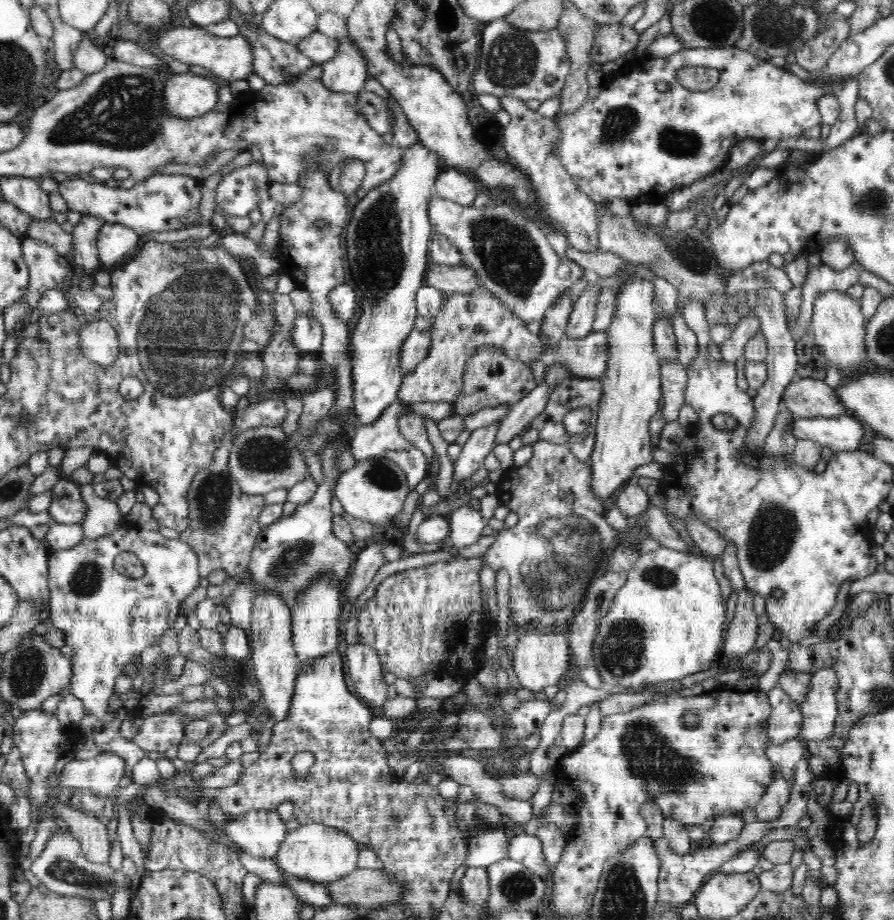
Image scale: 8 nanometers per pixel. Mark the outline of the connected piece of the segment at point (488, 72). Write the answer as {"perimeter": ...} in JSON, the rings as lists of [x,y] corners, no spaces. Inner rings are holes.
{"perimeter":[[[502,17],[486,23],[481,36],[479,67],[472,78],[472,86],[478,95],[489,94],[500,99],[512,97],[524,103],[528,100],[543,103],[561,97],[571,64],[566,43],[557,28],[521,32]]]}

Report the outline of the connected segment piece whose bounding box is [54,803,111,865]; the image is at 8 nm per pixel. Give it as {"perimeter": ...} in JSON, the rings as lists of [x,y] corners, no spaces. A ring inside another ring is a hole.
{"perimeter":[[[57,803],[54,816],[67,822],[74,838],[79,840],[84,857],[92,863],[108,864],[111,844],[107,826],[88,811],[80,811],[70,803]]]}

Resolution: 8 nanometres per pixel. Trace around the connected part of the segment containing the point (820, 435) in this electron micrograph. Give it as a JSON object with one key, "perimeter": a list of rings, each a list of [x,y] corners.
{"perimeter":[[[851,413],[834,418],[794,418],[792,435],[836,451],[858,451],[867,426]]]}

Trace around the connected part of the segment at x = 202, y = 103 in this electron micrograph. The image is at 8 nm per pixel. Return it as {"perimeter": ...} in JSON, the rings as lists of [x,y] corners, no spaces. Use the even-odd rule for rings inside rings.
{"perimeter":[[[188,71],[186,74],[175,74],[165,80],[164,105],[169,116],[184,118],[196,118],[213,110],[218,101],[219,86],[206,76],[197,76]]]}

